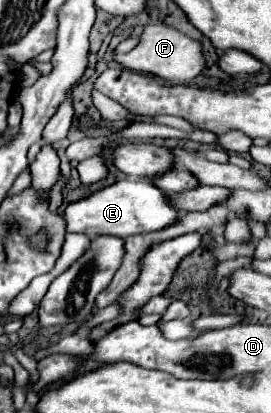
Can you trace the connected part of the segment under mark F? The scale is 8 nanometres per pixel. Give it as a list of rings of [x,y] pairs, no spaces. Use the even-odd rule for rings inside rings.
[[[164,24],[146,26],[146,30],[142,32],[138,40],[138,46],[128,54],[116,54],[116,62],[122,68],[130,68],[134,72],[144,72],[144,74],[152,74],[164,80],[182,80],[182,82],[198,76],[206,68],[202,44],[182,34],[180,30],[172,26],[164,26]]]

